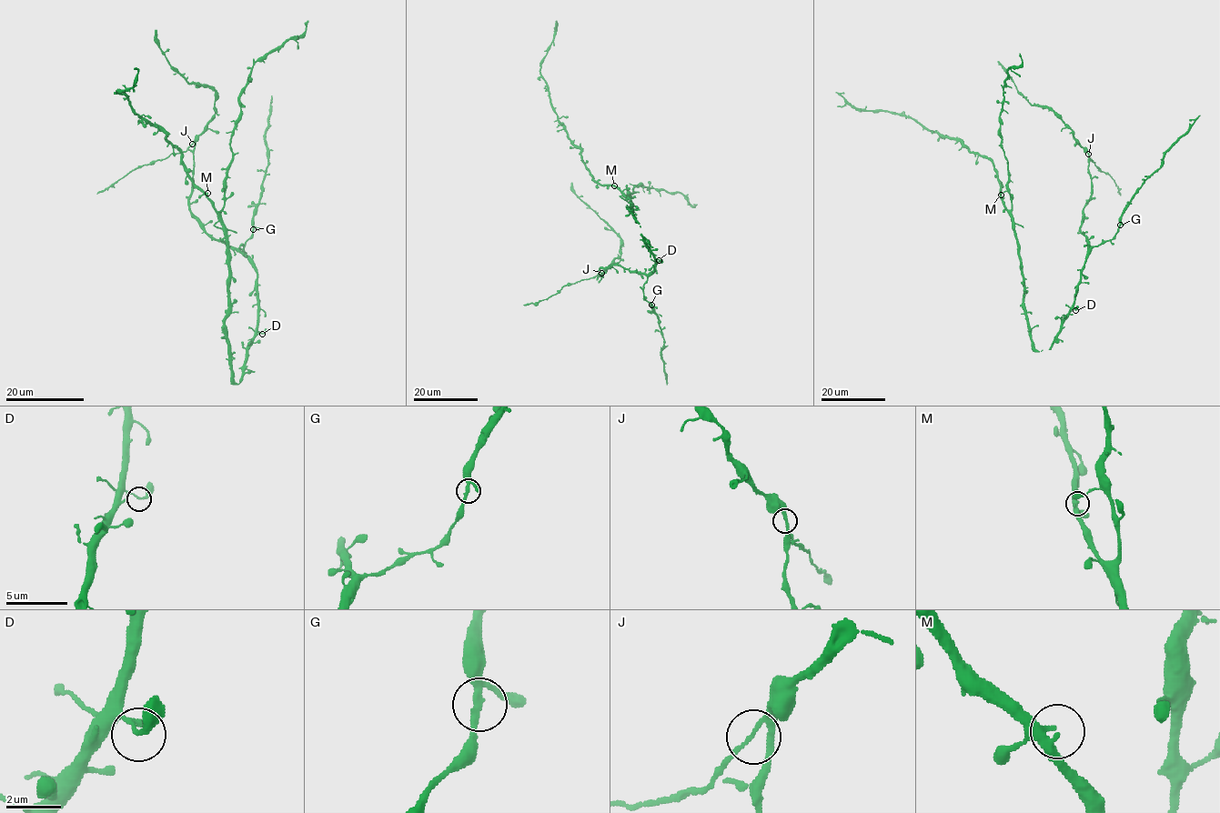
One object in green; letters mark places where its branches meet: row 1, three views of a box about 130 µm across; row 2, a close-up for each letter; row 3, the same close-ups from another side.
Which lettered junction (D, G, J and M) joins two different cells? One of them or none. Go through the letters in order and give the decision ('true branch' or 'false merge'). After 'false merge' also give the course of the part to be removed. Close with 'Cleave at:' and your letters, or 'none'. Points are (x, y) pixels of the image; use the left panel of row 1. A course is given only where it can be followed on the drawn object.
D: true branch
G: true branch
J: false merge; course (193, 144), (183, 152), (171, 153), (165, 159), (140, 165), (97, 193)
M: true branch
Cleave at: J

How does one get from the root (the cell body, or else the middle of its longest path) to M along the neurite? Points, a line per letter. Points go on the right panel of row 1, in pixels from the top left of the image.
M: (1037, 350), (1031, 339), (1023, 302), (1019, 244), (1013, 219), (1001, 195)

